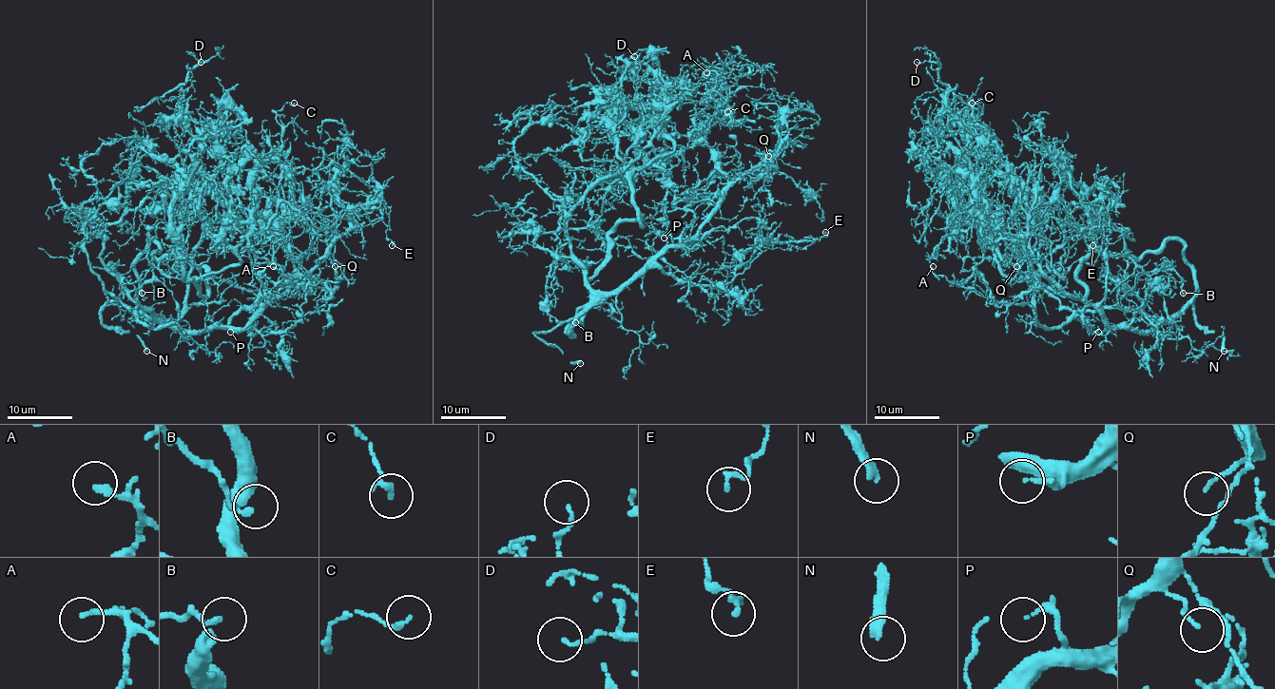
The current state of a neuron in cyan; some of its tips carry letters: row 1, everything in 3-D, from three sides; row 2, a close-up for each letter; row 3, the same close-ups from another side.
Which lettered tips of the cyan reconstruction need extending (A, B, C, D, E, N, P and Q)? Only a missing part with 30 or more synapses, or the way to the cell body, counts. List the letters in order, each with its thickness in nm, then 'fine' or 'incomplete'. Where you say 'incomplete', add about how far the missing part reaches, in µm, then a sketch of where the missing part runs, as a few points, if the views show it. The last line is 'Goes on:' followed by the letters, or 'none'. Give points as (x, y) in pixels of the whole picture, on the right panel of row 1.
A: calibre 180 nm; fine
B: calibre 180 nm; fine
C: calibre 190 nm; fine
D: calibre 120 nm; fine
E: calibre 190 nm; fine
N: calibre 320 nm; incomplete; missing 25 µm
P: calibre 150 nm; incomplete; missing 15 µm; course (1098, 332), (1088, 338), (1094, 332), (1099, 334), (1106, 322), (1104, 316), (1112, 312)
Q: calibre 130 nm; fine
Goes on: N, P

